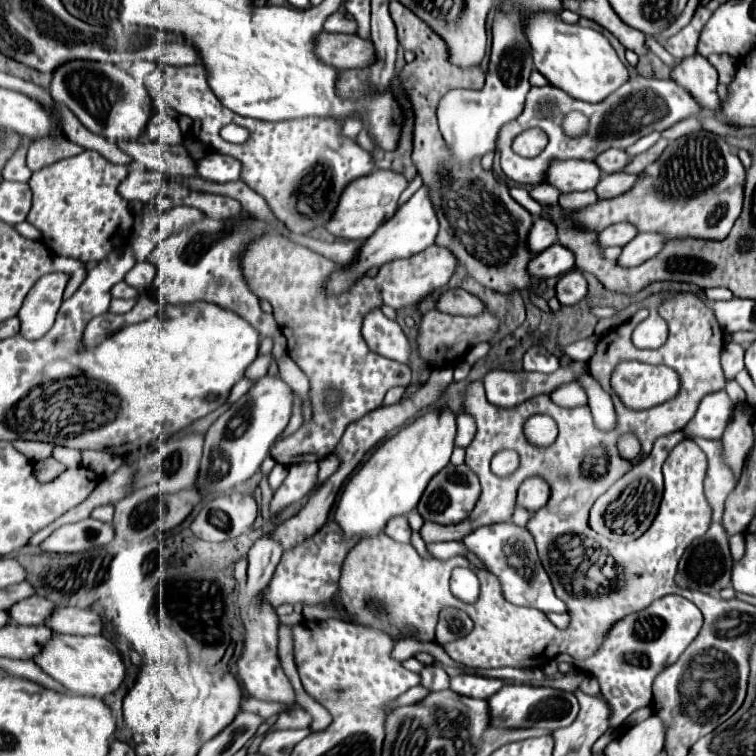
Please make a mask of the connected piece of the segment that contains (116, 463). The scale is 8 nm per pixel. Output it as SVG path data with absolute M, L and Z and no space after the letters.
M83 451L83 461L87 469L93 469L95 473L109 473L109 475L113 475L123 465L121 457L115 457L105 451Z

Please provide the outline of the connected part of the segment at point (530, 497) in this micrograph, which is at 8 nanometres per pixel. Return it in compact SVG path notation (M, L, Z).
M529 477L521 483L517 495L517 507L523 507L531 513L539 511L549 499L549 485L541 477Z

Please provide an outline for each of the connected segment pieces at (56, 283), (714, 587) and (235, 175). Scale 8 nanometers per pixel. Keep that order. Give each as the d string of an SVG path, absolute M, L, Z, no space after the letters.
M49 273L33 285L17 313L21 321L19 335L23 339L35 341L53 327L57 311L63 303L63 289L65 289L63 273Z
M711 523L709 531L703 537L695 539L685 549L685 553L679 561L679 571L677 571L675 581L683 589L701 591L707 595L719 595L721 589L731 585L731 567L733 567L733 559L731 559L731 551L729 551L729 535L721 523Z
M211 153L197 161L199 177L207 179L207 171L209 171L209 179L215 183L229 183L241 179L241 163L233 157L219 153Z

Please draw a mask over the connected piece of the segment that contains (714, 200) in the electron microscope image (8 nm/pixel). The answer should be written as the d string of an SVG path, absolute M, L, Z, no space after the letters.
M707 131L691 133L687 137L675 139L669 143L665 153L657 163L649 165L645 173L641 173L641 181L625 193L625 197L615 197L613 201L597 201L595 205L573 211L573 217L581 221L581 225L589 225L589 229L603 231L611 223L633 223L639 231L655 231L665 233L669 239L673 237L701 237L701 239L725 239L741 213L743 205L743 187L745 187L745 167L741 165L735 151L725 143L723 137Z

